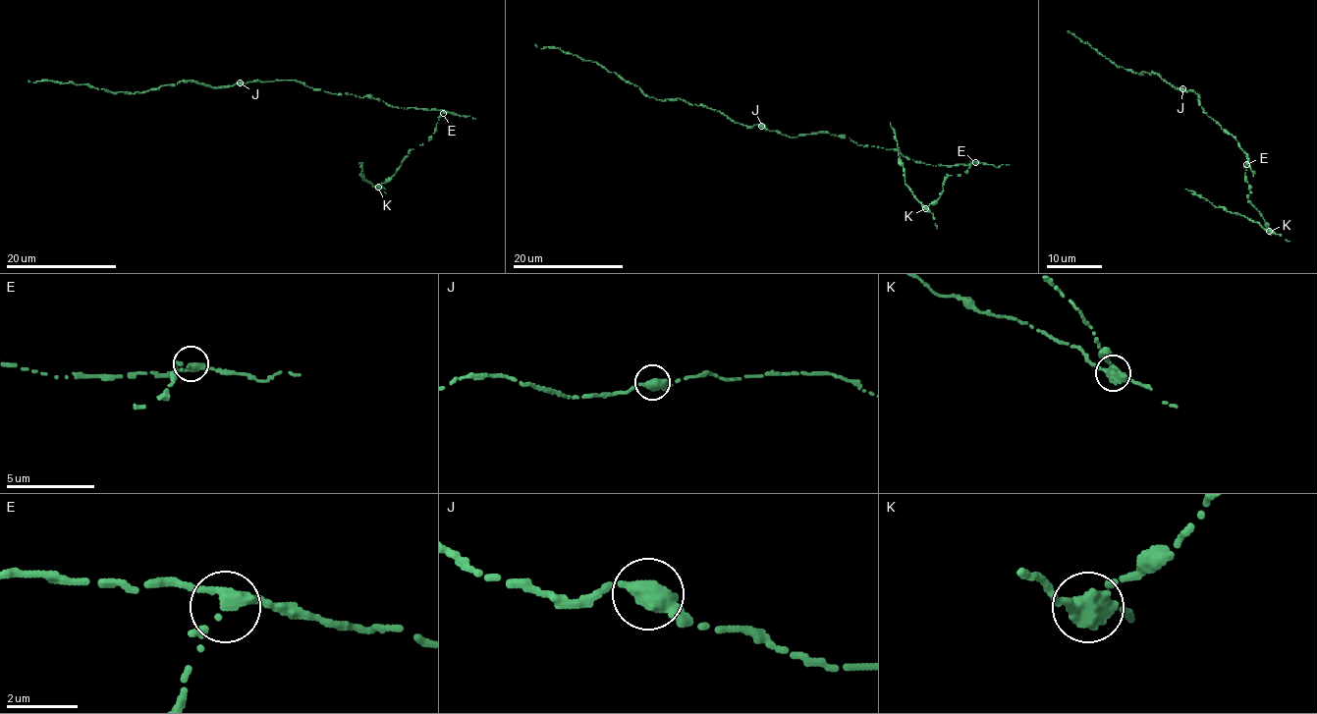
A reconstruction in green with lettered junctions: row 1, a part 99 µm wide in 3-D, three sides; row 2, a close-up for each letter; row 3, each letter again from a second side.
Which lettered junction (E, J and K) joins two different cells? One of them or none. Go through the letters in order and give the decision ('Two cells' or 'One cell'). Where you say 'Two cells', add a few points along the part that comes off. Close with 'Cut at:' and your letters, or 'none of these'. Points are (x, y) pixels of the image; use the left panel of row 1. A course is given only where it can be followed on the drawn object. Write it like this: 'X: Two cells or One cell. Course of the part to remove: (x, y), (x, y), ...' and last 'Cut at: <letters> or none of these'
E: One cell
J: One cell
K: Two cells. Course of the part to remove: (378, 187), (362, 179), (362, 164), (359, 163)
Cut at: K

